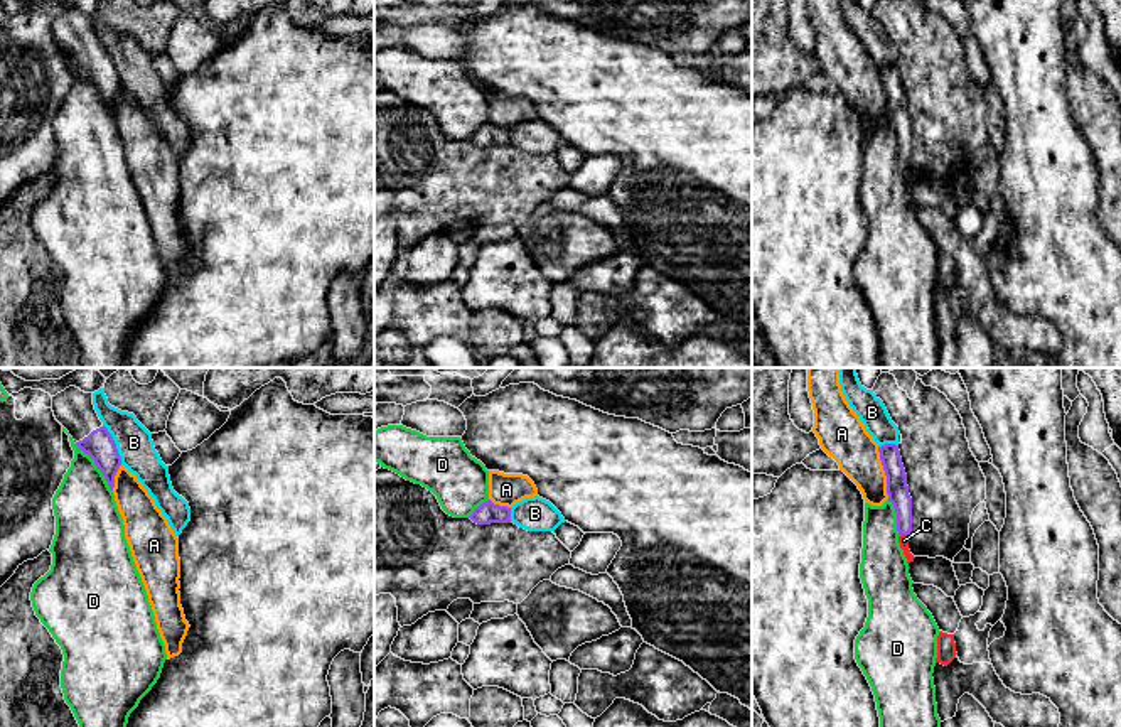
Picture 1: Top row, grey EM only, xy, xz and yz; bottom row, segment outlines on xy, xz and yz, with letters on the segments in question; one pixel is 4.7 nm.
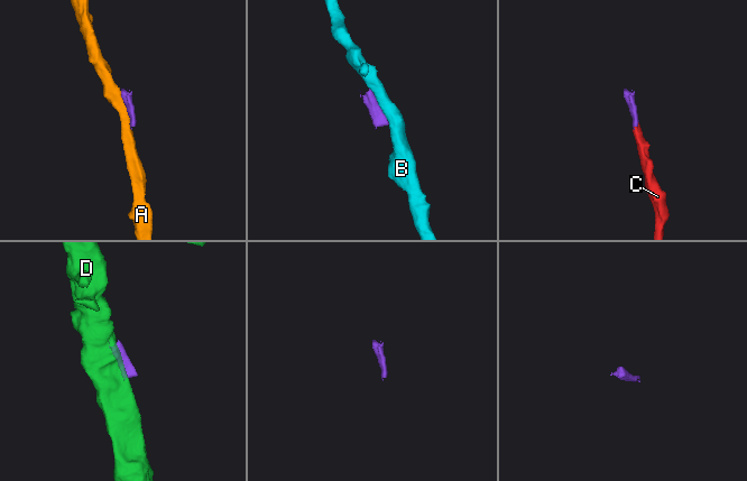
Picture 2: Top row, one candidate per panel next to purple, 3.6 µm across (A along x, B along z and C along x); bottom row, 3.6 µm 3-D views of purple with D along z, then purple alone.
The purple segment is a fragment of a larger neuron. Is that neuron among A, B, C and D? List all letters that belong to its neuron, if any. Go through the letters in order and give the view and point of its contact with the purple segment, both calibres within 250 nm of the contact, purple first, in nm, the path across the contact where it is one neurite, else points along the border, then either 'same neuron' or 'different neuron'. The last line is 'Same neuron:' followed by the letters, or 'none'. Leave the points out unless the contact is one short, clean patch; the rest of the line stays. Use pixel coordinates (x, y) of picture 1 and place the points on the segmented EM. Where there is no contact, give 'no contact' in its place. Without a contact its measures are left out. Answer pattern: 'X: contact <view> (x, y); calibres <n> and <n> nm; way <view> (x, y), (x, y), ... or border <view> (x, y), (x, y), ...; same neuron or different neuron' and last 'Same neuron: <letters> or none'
A: contact yz (885, 473); calibres 110 and 220 nm; different neuron
B: contact xy (115, 444); calibres 140 and 170 nm; different neuron
C: contact yz (902, 533); calibres 110 and 50 nm; way yz (897, 490), (904, 510), (902, 533), (904, 540); same neuron
D: contact xy (96, 466); calibres 140 and 300 nm; different neuron
Same neuron: C

